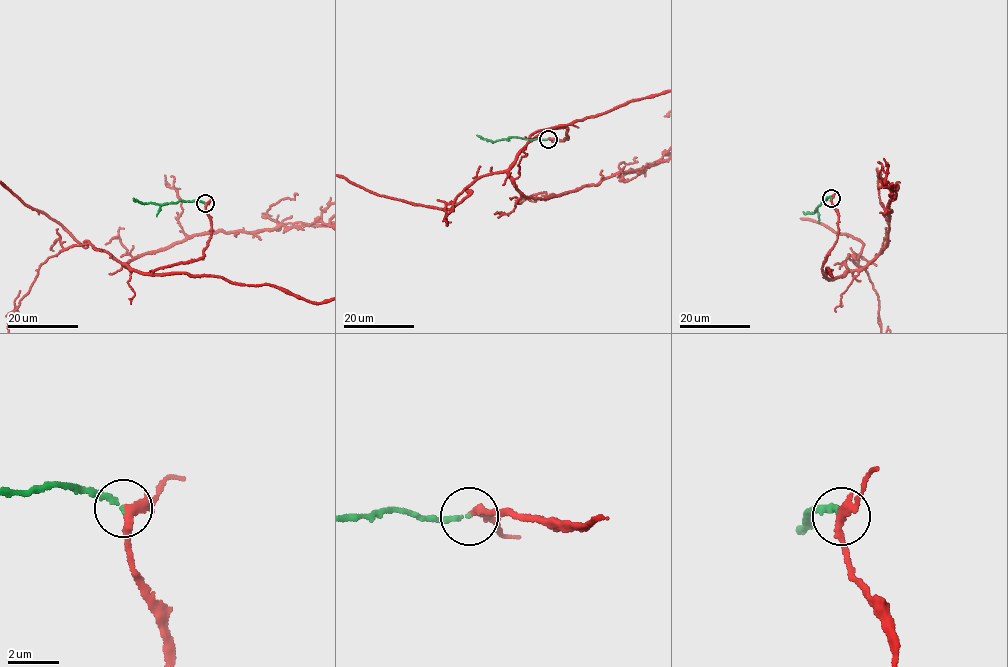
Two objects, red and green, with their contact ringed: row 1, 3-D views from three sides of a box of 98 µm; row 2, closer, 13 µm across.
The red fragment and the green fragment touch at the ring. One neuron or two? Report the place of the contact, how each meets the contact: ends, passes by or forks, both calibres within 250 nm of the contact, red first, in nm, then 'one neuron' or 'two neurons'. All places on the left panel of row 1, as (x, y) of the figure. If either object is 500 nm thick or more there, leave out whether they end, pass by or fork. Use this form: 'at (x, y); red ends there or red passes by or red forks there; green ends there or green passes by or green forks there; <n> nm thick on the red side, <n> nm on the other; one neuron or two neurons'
at (205, 203); red passes by; green ends there; 280 nm thick on the red side, 200 nm on the other; one neuron

